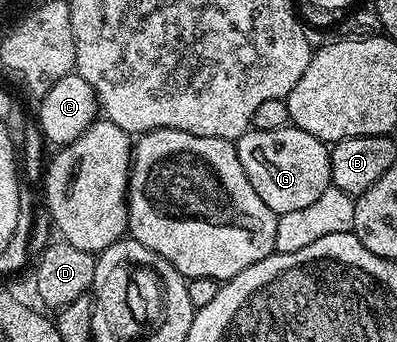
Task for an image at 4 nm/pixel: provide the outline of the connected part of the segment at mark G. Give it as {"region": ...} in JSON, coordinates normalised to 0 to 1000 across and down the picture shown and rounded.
{"region":[[[733,365],[668,383],[630,377],[607,406],[592,409],[592,421],[599,471],[610,471],[610,494],[620,494],[640,564],[650,564],[698,629],[741,623],[741,611],[801,588],[801,576],[836,544],[829,421],[801,401],[781,401],[781,389],[761,377]]]}

